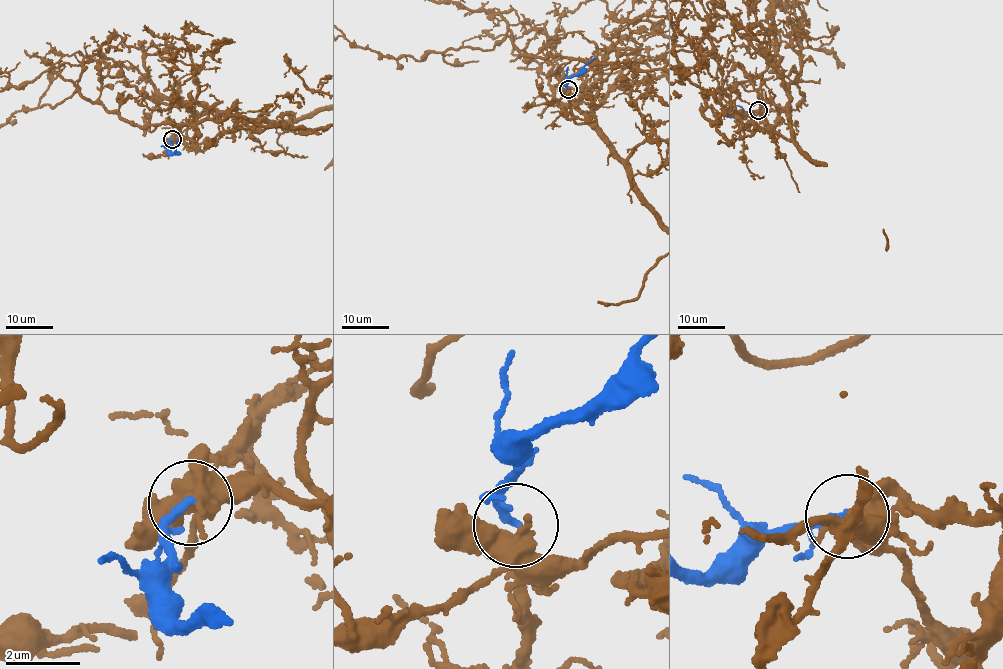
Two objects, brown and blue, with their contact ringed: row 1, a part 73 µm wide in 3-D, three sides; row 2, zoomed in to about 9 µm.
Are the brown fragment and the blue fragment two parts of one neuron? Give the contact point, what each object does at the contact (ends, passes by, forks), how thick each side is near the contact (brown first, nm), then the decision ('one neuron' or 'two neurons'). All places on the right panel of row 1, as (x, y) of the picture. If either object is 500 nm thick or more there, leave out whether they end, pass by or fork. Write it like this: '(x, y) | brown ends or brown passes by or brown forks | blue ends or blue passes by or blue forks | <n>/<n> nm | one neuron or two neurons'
(758, 110) | brown forks | blue ends | 360/200 nm | one neuron

